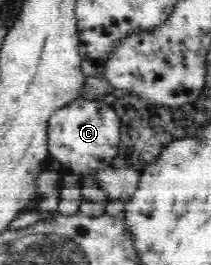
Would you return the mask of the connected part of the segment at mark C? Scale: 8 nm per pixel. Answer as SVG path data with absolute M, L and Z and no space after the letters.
M80 98L50 116L46 134L47 156L62 163L61 176L65 174L90 176L92 170L110 167L114 158L118 156L121 125L121 117L111 105Z

